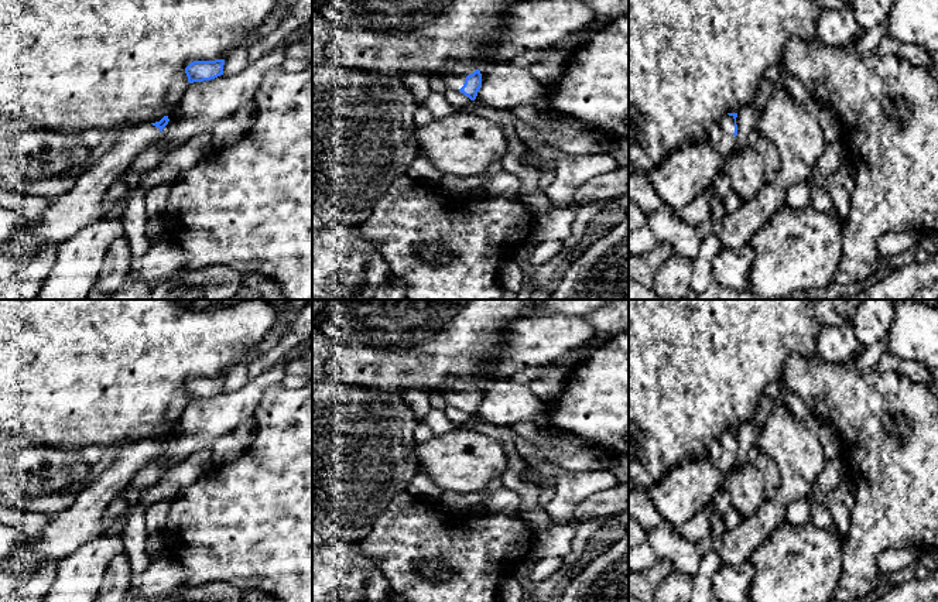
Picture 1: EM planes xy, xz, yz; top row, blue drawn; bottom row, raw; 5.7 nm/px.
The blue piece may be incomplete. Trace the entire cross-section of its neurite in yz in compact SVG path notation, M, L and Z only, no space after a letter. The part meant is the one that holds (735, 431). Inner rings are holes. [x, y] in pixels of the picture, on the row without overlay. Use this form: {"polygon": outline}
{"polygon": "M728 430L709 447L708 459L722 473L726 475L736 465L737 430Z"}

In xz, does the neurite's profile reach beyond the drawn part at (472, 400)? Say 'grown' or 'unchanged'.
grown

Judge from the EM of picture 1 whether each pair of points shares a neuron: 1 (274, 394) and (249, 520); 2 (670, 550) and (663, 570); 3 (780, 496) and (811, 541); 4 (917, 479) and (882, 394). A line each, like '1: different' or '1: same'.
1: same
2: different
3: different
4: same

